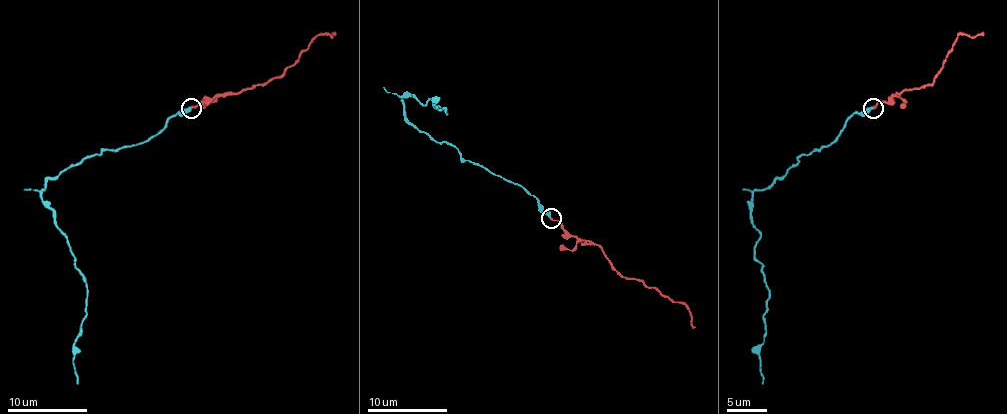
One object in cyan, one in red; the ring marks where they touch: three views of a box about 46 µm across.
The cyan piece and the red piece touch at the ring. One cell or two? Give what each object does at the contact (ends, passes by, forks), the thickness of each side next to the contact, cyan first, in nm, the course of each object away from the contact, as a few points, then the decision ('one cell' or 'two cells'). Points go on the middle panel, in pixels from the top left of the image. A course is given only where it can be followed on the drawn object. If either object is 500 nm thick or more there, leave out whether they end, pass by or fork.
cyan ends there; red ends there; 400 nm thick on the cyan side, 170 nm on the other; cyan runs (549, 216), (506, 179), (422, 133), (408, 121), (402, 97), (424, 105), (432, 99), (446, 111), (438, 107); red runs (551, 218), (575, 236), (595, 242), (623, 276), (637, 278), (673, 302), (681, 302), (695, 326); two cells

